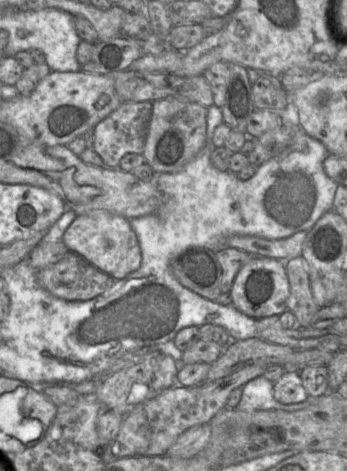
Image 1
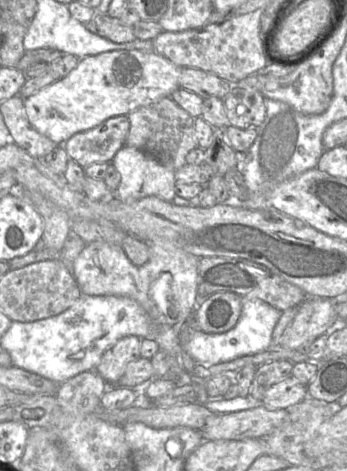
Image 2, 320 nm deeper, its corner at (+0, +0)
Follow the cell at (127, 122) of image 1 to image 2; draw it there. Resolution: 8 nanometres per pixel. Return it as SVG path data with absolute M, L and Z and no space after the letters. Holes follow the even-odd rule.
M126 115L114 116L94 128L74 134L63 144L63 148L69 159L83 168L93 163L111 163L115 154L125 146L129 129L130 123Z

